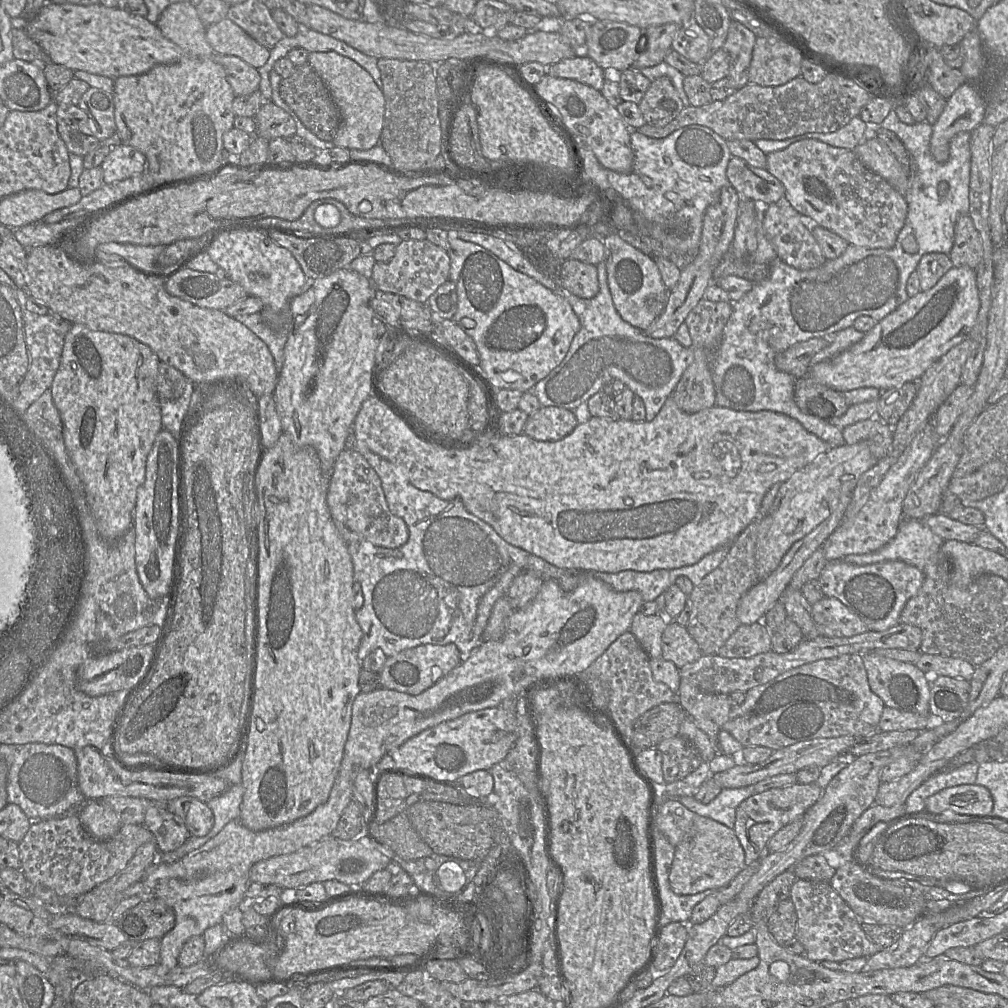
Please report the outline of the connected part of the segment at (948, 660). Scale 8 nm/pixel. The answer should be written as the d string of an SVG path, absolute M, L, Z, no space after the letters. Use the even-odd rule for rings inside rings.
M922 654L915 666L924 673L933 671L938 675L959 678L970 681L976 667L959 659L933 654Z

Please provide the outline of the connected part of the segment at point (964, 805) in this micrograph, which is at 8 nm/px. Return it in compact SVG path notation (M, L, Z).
M978 784L958 785L945 788L926 800L925 810L940 814L946 810L971 816L990 816L993 810L993 797L989 790Z

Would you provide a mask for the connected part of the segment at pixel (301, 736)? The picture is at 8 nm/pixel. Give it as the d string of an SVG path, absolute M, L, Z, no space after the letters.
M282 433L272 448L262 449L262 457L254 477L260 507L260 521L257 527L259 629L255 651L256 670L253 677L254 705L246 752L242 763L244 794L239 816L240 822L252 831L290 824L307 816L327 801L344 755L344 747L351 724L352 706L356 696L361 692L359 674L362 663L357 652L362 639L362 631L356 620L356 610L352 605L353 564L348 551L348 544L339 534L327 505L329 483L330 474L322 470L316 450L310 446L296 445L288 434Z

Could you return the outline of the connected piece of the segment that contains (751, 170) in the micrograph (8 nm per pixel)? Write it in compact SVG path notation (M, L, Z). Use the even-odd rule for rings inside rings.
M731 157L726 176L742 199L750 199L762 207L785 197L783 185L767 169L751 166L739 157Z

